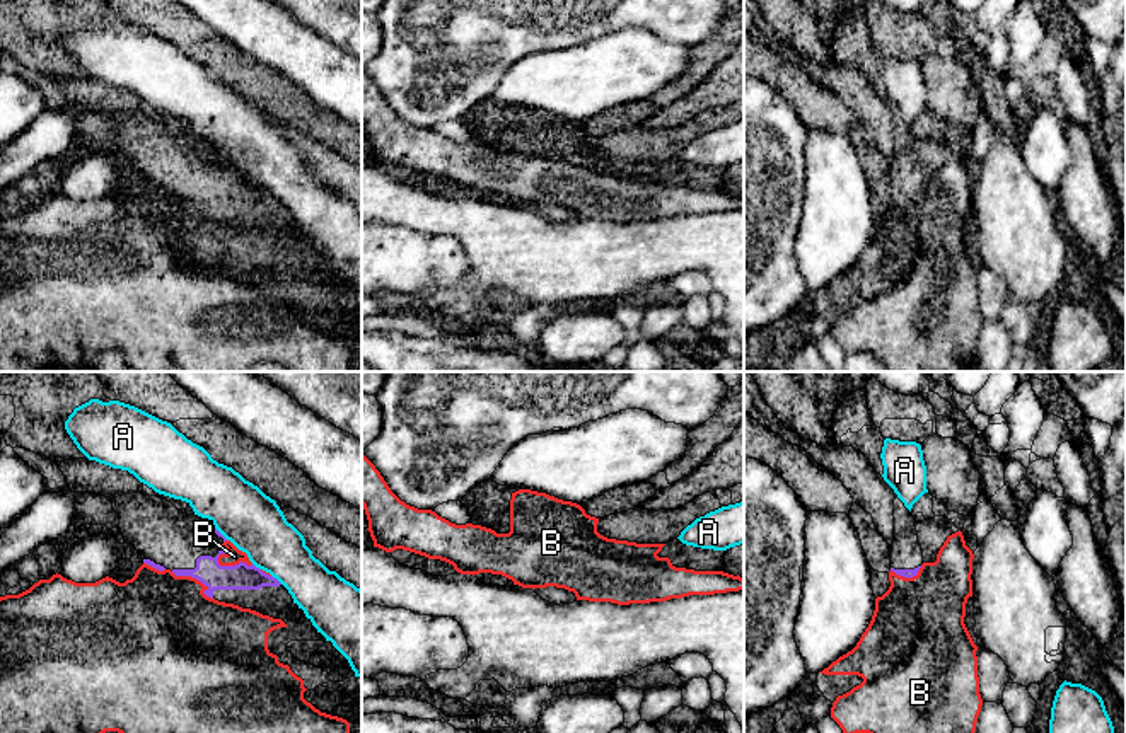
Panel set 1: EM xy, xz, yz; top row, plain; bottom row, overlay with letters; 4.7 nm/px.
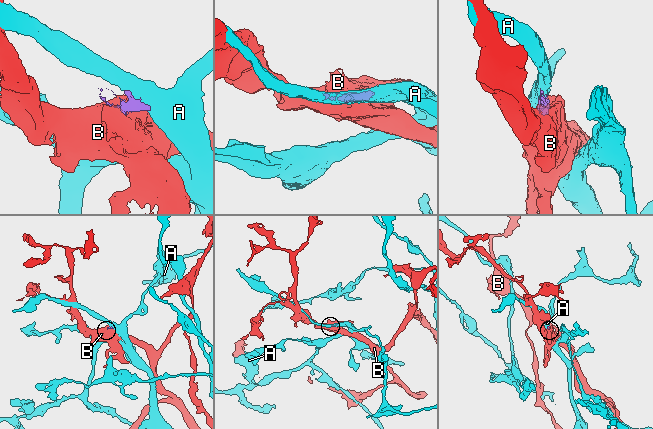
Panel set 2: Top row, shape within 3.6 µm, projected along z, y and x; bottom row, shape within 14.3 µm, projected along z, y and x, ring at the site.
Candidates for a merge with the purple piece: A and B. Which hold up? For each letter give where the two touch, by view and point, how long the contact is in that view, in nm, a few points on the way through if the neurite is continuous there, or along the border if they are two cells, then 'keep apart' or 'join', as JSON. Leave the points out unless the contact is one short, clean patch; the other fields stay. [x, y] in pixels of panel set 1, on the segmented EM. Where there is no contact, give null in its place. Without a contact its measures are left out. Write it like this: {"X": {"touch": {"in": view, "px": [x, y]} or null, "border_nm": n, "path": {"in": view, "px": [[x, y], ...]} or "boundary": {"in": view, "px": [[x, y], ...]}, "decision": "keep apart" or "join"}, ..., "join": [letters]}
{"A": {"touch": {"in": "xy", "px": [275, 578]}, "border_nm": 70, "decision": "keep apart"}, "B": {"touch": {"in": "xy", "px": [232, 566]}, "border_nm": 170, "decision": "keep apart"}, "join": []}

